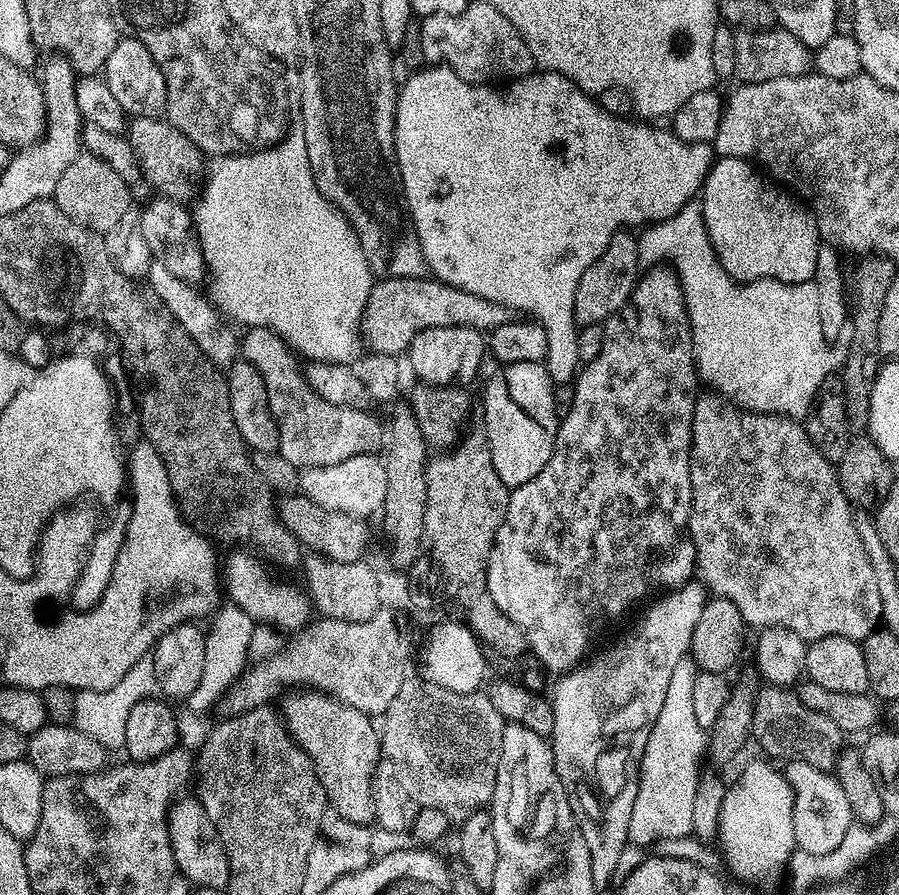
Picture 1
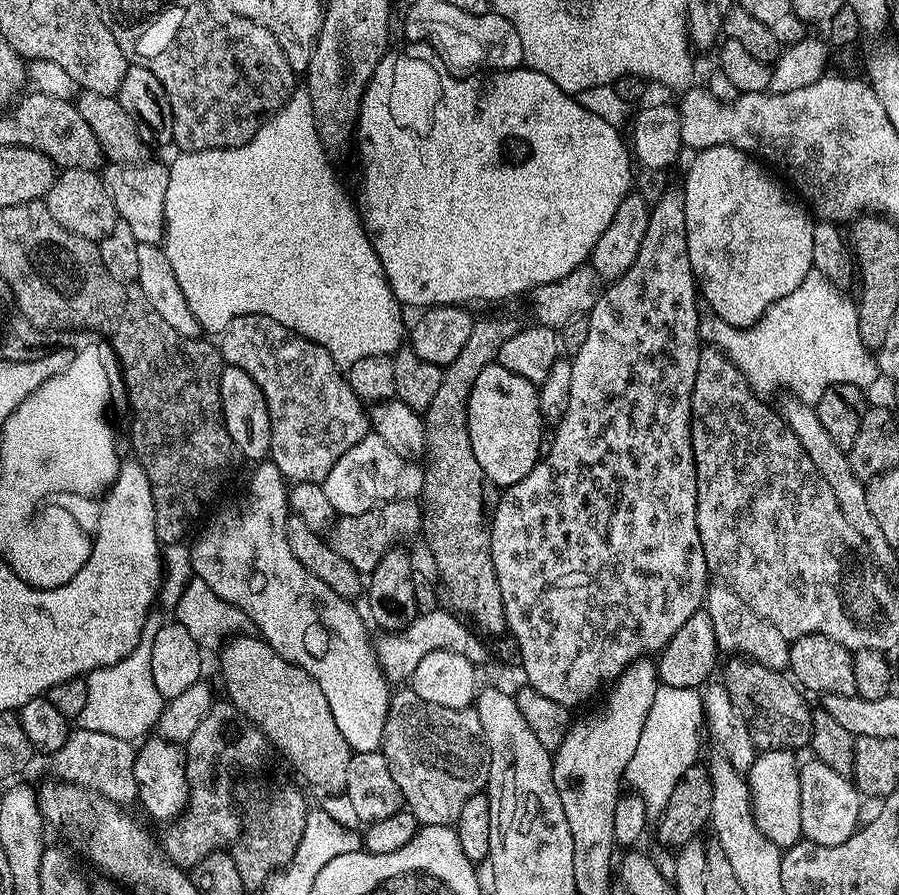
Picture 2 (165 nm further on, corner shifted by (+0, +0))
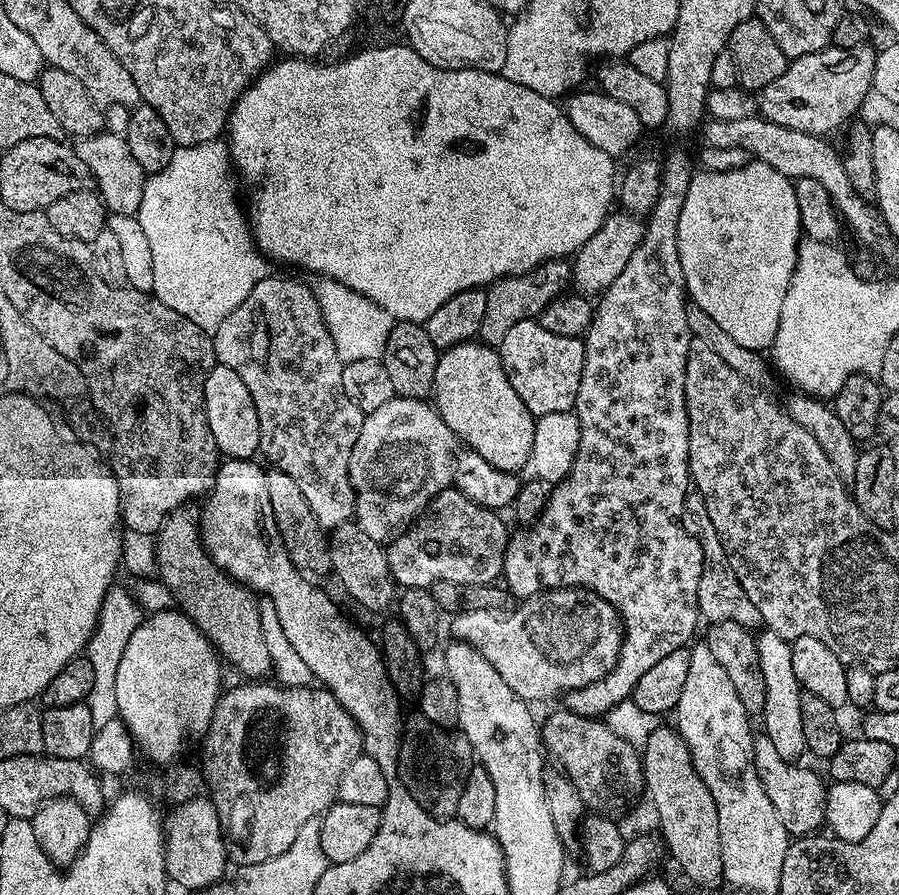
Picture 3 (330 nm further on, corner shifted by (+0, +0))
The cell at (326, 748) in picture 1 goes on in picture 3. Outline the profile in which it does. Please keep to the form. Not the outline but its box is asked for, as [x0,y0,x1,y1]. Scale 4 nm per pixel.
[154,506,273,678]

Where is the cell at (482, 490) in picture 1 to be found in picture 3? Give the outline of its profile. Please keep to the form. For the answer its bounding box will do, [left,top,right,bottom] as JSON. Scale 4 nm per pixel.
[479,259,572,346]

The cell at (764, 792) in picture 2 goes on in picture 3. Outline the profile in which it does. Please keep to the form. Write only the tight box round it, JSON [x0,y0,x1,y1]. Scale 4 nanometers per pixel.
[756,630,806,762]

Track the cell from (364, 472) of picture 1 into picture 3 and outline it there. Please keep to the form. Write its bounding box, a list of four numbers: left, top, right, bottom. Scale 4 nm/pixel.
[350,396,458,542]

